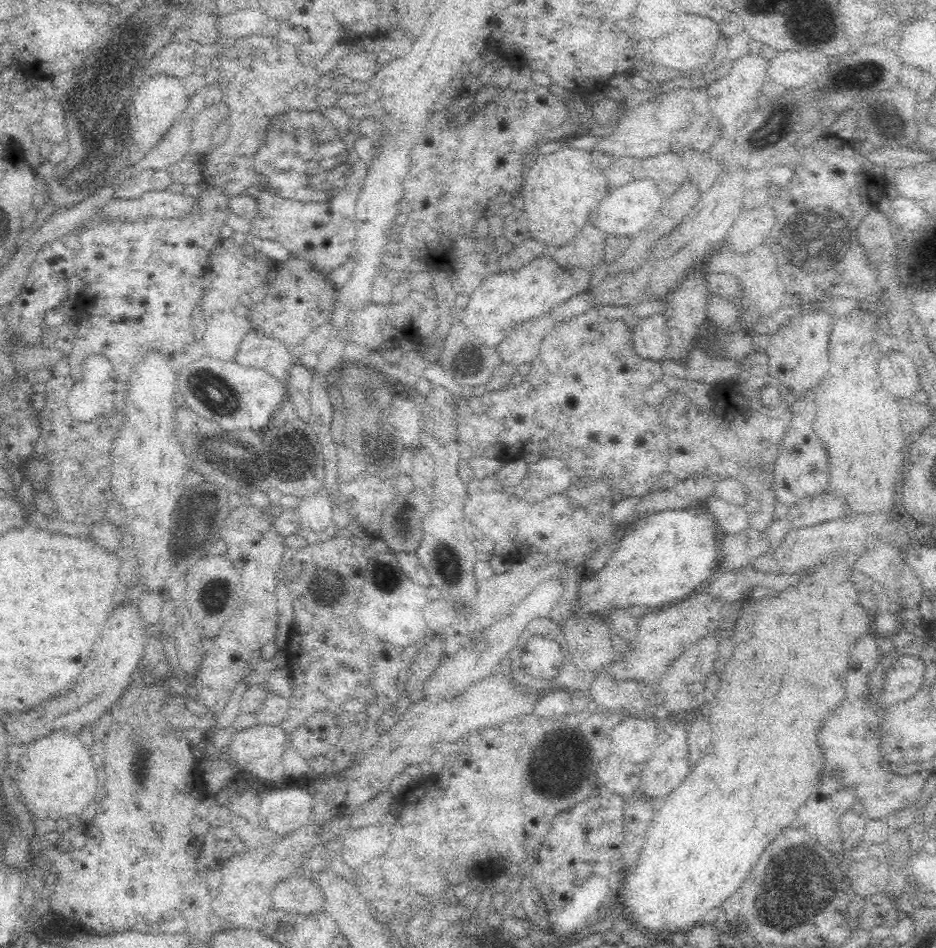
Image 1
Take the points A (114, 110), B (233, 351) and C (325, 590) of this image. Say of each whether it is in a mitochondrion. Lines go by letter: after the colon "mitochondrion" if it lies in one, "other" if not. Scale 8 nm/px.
A: mitochondrion
B: other
C: mitochondrion

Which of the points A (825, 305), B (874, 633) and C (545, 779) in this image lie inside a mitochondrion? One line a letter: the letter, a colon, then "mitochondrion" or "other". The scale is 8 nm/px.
A: other
B: other
C: mitochondrion

